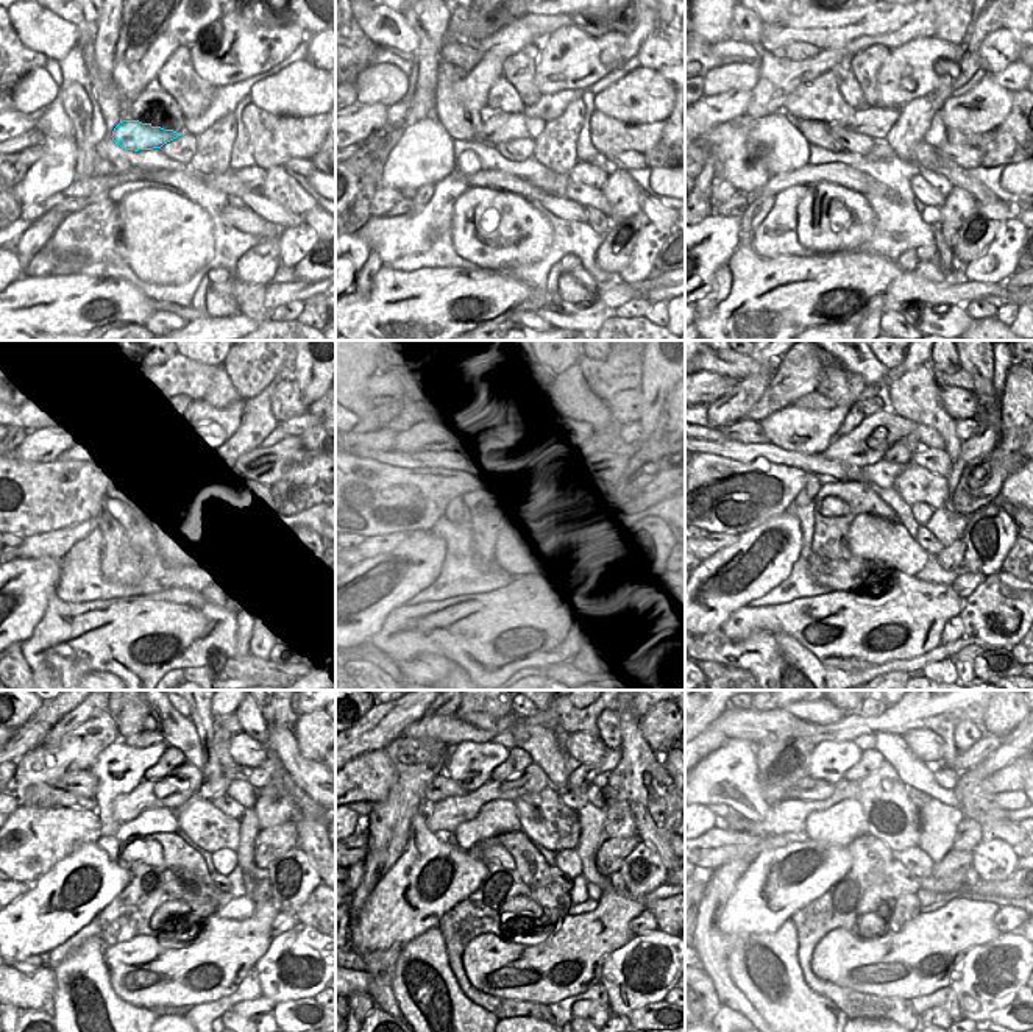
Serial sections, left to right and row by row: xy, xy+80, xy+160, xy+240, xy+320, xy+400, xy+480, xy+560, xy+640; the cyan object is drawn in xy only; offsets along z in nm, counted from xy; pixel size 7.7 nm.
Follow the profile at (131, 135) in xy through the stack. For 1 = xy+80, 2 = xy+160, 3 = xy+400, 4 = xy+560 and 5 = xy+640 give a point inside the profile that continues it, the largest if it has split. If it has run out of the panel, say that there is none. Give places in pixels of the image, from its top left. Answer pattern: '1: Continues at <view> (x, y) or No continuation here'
1: Continues at xy+80 (498, 127)
2: Continues at xy+160 (876, 122)
3: Continues at xy+400 (898, 453)
4: Continues at xy+560 (582, 775)
5: Continues at xy+640 (986, 745).

